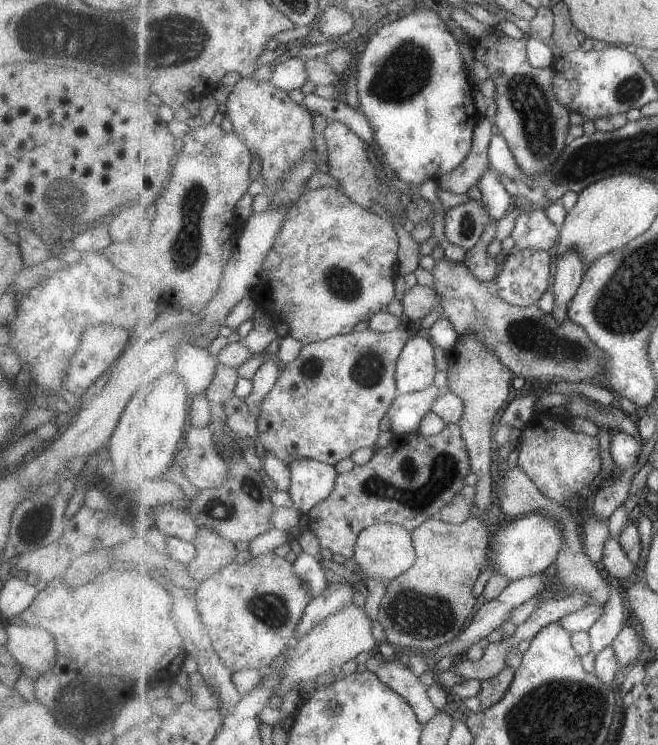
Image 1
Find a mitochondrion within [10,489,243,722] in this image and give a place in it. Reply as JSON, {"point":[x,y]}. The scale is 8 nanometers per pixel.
{"point":[75,695]}

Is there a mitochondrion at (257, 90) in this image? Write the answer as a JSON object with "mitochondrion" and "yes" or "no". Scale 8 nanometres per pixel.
{"mitochondrion":"no"}

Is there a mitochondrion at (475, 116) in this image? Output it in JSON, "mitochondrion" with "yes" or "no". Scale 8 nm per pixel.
{"mitochondrion":"no"}

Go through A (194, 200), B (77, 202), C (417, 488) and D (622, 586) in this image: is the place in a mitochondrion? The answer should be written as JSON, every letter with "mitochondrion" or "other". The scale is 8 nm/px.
{"A":"mitochondrion","B":"mitochondrion","C":"mitochondrion","D":"other"}

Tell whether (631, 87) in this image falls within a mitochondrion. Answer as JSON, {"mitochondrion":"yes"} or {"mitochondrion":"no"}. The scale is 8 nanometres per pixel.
{"mitochondrion":"yes"}

